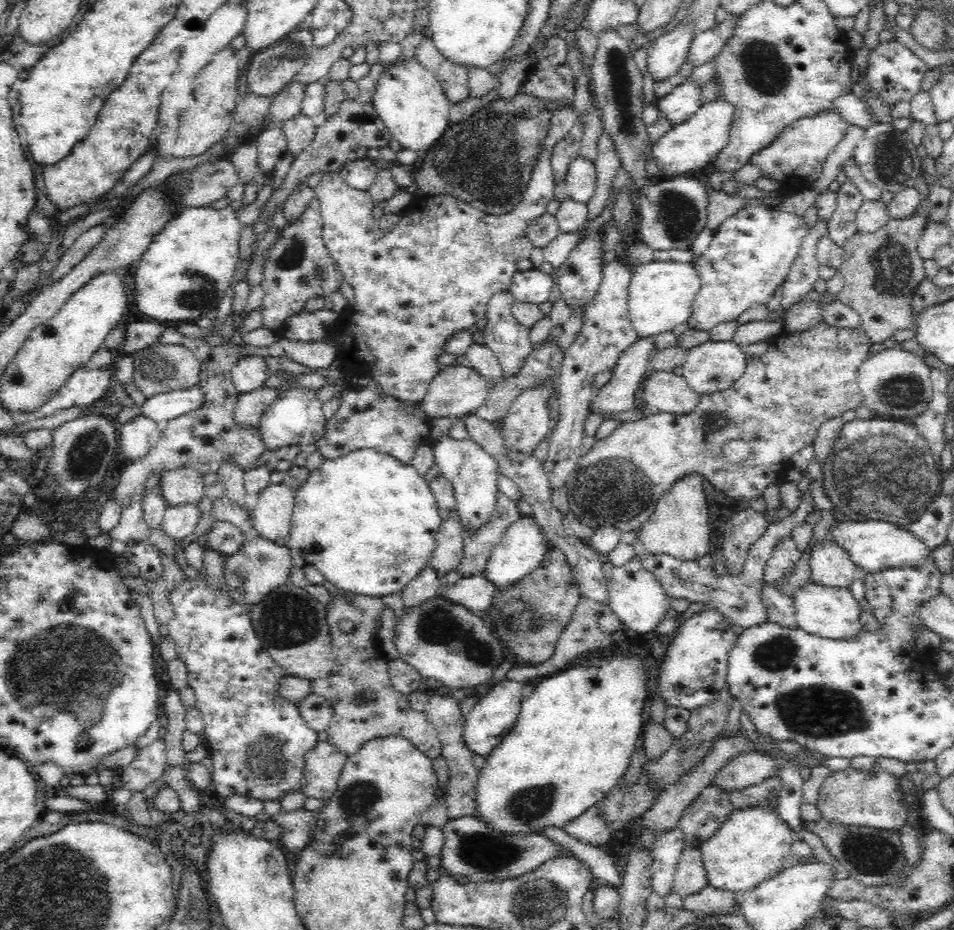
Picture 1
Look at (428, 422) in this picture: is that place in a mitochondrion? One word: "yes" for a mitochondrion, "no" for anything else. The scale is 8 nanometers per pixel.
no

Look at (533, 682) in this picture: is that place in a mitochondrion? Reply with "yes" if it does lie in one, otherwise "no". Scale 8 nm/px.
no

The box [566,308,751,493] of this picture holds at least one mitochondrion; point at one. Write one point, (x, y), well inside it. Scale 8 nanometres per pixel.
(716, 423)

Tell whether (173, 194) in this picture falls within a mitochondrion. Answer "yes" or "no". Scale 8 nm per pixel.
yes

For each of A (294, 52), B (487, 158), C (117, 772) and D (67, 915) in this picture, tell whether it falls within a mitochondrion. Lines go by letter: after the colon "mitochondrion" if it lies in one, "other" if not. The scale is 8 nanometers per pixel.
A: mitochondrion
B: mitochondrion
C: other
D: mitochondrion

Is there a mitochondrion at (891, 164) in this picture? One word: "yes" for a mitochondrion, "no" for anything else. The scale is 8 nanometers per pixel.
yes

